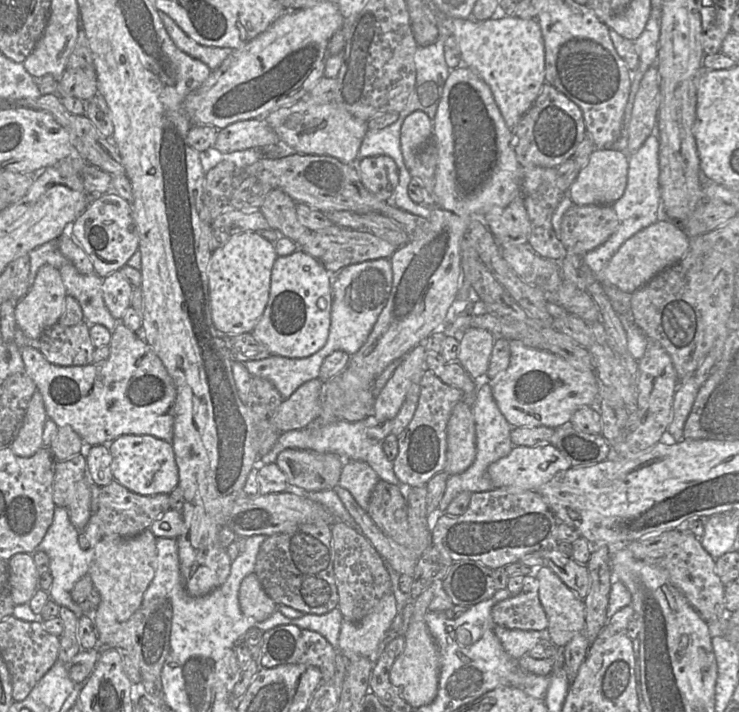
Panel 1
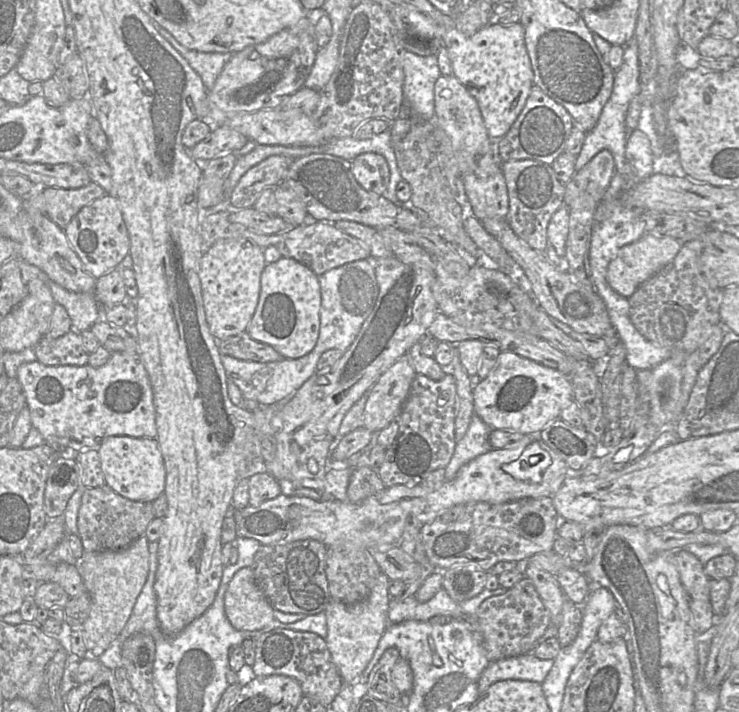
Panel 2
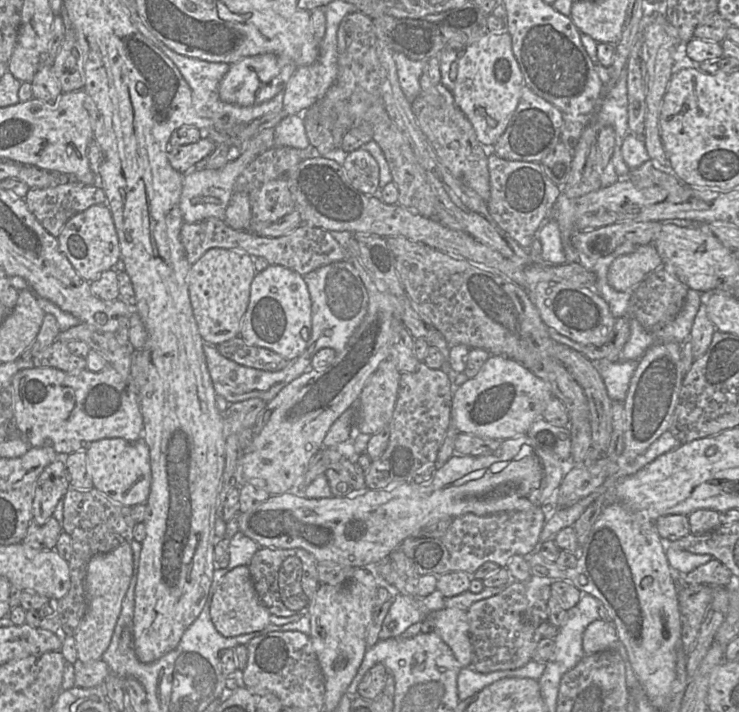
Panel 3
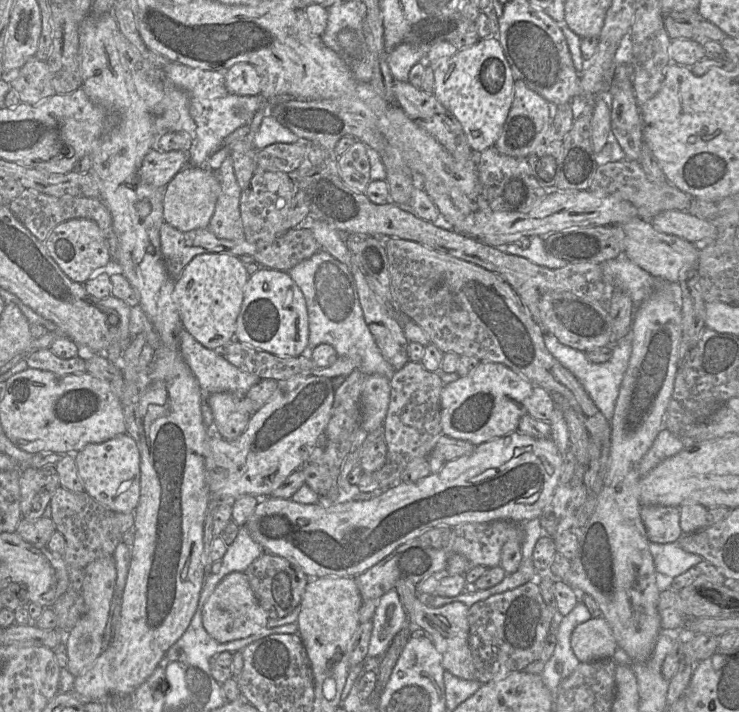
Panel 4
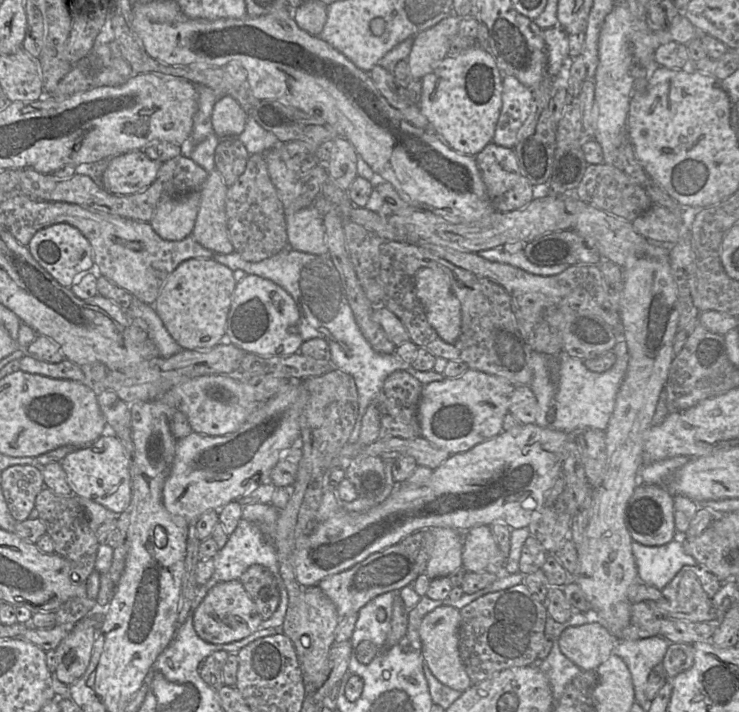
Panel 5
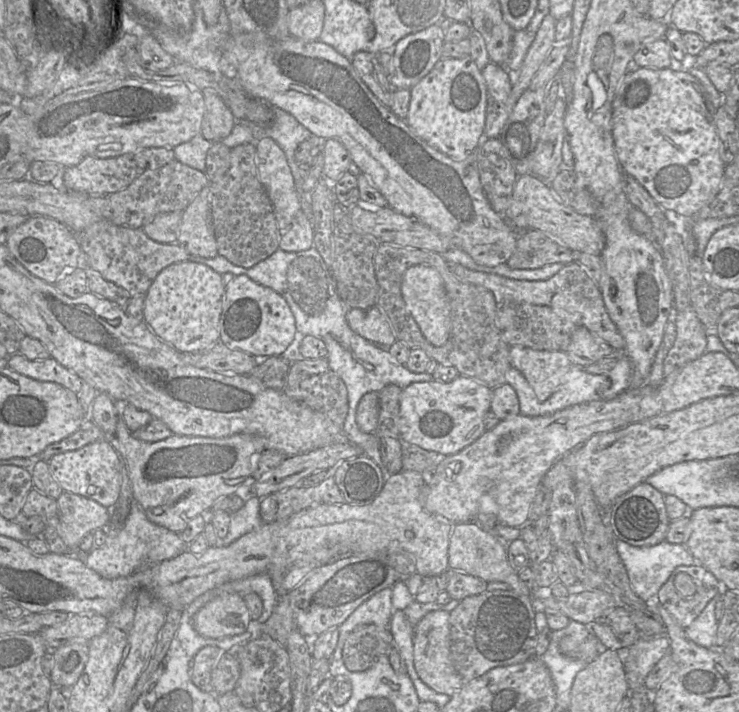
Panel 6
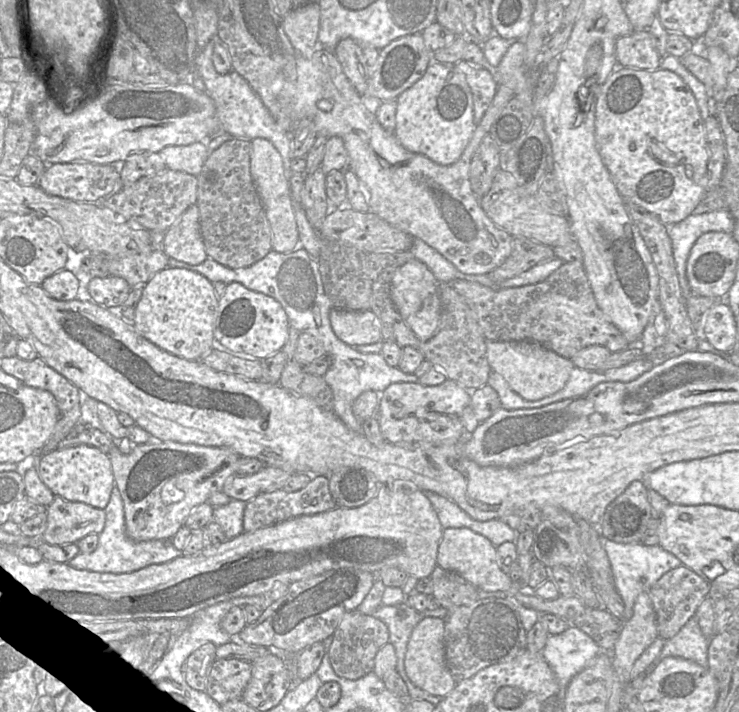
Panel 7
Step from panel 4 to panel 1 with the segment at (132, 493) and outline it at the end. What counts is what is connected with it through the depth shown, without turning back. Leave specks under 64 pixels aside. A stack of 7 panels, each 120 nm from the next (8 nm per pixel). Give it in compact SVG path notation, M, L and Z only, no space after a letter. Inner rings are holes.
M121 435L107 445L112 456L111 470L114 480L131 492L144 496L170 494L178 487L178 467L171 442L152 435Z

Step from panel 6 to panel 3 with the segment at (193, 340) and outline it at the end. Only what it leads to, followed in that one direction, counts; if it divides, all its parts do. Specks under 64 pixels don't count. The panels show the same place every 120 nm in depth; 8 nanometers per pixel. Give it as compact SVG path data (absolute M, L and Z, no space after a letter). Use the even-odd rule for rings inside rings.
M225 248L209 249L190 266L188 292L193 315L204 342L217 346L239 336L242 318L249 303L251 283L256 274L252 256Z

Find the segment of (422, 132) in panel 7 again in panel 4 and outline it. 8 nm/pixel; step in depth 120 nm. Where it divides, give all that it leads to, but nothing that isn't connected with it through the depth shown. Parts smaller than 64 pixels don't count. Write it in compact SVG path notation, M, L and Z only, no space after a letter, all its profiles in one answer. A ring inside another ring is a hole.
M481 39L452 56L431 62L430 66L434 70L433 94L461 123L472 151L480 154L494 147L513 102L515 83L499 39Z

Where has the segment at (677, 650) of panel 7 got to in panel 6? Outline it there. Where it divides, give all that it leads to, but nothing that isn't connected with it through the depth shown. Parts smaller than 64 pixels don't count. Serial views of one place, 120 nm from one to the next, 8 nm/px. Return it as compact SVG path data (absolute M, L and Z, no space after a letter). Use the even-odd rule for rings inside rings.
M717 594L700 615L685 629L687 638L699 646L716 649L716 634L719 621L715 616L715 607L722 594Z

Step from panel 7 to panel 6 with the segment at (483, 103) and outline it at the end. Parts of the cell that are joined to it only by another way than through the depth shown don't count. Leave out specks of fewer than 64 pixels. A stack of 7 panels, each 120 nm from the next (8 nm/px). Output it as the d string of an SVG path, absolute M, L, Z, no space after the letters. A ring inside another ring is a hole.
M490 63L481 72L487 86L484 139L498 138L513 109L509 98L512 82L504 66Z

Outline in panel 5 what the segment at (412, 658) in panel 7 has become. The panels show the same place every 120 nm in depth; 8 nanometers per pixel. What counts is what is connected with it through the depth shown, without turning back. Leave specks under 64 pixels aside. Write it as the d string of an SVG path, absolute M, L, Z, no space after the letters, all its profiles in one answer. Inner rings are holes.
M451 606L437 607L423 618L419 635L424 663L434 677L444 685L464 692L472 686L472 683L459 653L459 623L460 610Z

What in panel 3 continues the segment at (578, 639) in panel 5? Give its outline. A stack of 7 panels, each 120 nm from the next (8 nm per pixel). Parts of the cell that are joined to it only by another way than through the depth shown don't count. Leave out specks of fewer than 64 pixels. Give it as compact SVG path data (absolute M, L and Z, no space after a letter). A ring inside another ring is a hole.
M601 618L589 624L582 636L582 647L585 655L617 649L619 643L613 624Z

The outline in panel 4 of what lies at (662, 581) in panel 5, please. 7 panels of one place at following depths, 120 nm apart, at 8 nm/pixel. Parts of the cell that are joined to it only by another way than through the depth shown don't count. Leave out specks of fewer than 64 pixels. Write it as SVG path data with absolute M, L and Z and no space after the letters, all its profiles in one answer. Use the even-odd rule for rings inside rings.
M679 541L666 544L650 542L649 548L657 573L671 578L681 575L704 560L699 555L685 551Z

